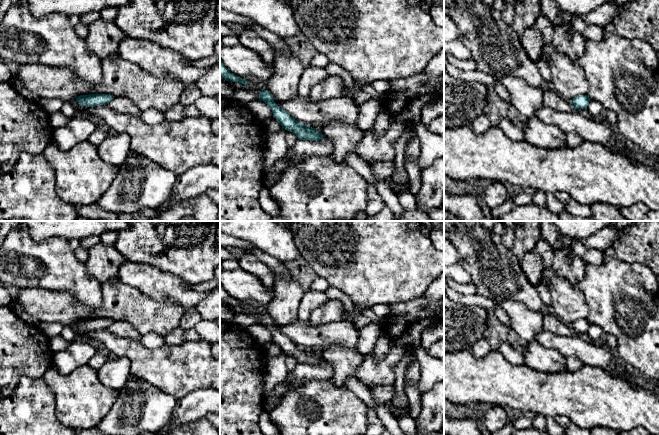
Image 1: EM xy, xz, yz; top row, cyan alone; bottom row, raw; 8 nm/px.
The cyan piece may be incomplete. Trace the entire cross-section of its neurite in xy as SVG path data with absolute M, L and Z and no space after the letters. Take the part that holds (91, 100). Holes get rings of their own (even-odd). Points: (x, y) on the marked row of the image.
M89 94L80 95L76 98L78 104L85 107L95 107L99 105L106 105L114 98L110 94Z

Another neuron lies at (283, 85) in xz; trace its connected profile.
M274 50L274 53L275 73L268 81L268 89L274 99L283 102L298 95L304 66L293 52L289 56L278 50Z

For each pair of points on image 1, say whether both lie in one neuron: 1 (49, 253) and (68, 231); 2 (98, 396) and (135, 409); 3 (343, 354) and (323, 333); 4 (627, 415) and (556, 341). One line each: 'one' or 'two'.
1: two
2: two
3: two
4: two

